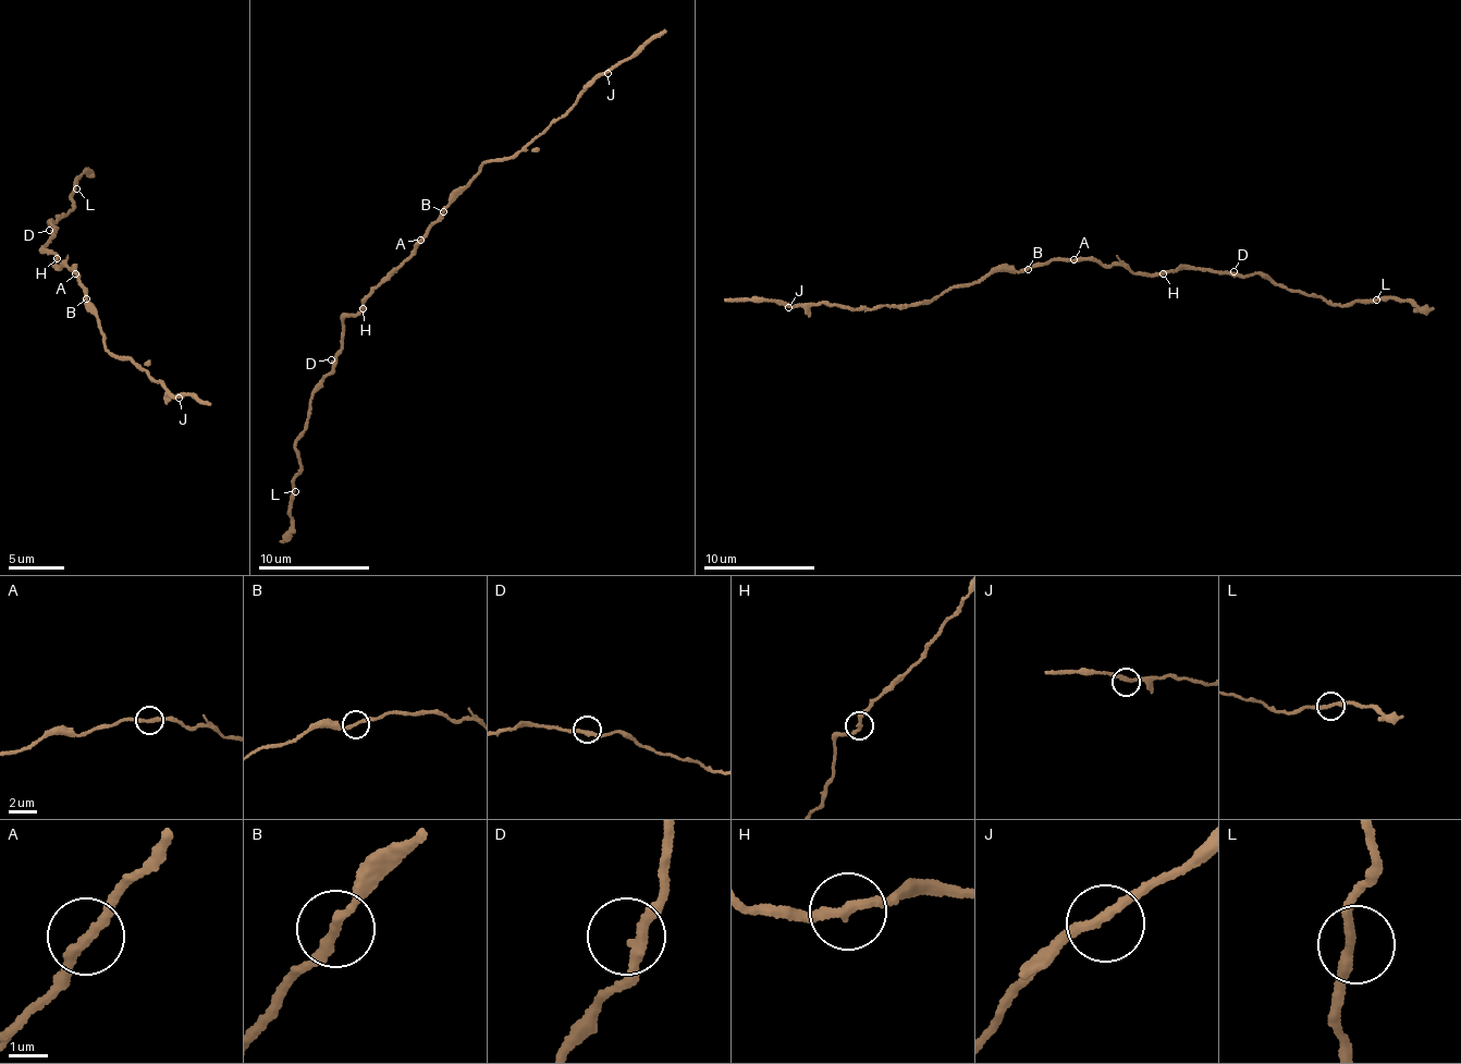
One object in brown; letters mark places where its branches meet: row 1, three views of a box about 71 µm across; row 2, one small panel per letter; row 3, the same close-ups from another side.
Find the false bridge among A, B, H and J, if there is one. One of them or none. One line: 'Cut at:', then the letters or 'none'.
Cut at: none

